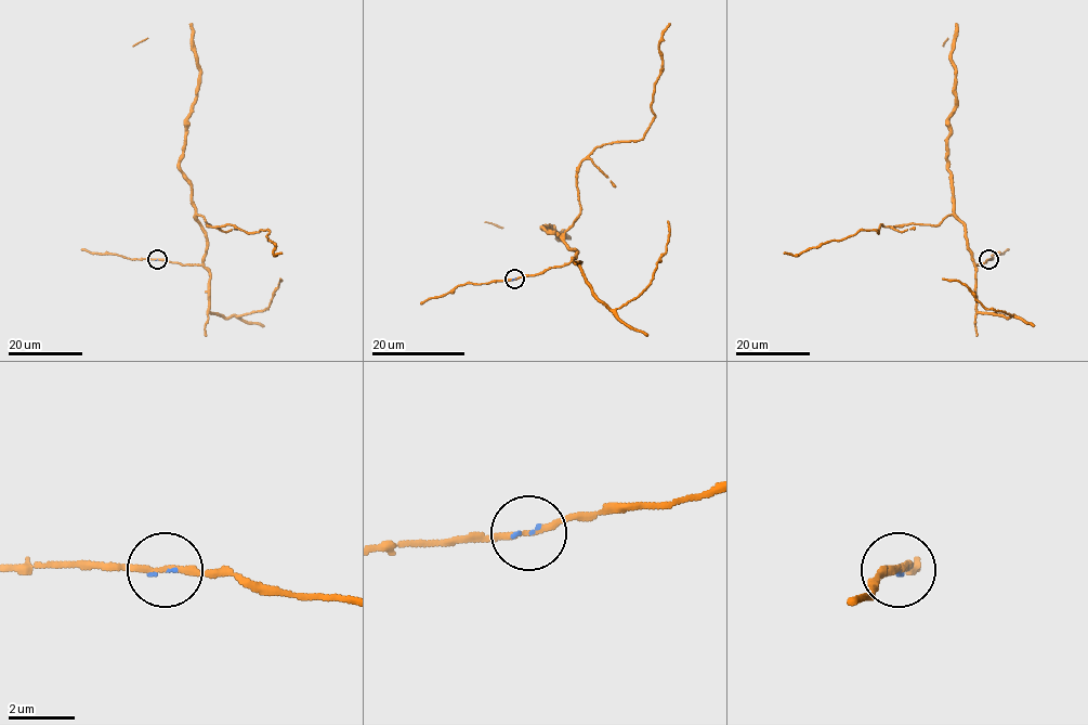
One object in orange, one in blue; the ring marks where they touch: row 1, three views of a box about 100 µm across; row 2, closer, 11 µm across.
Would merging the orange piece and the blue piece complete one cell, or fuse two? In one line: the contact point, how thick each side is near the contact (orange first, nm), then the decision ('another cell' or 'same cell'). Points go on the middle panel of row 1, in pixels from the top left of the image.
at (514, 279); 170 nm thick on the orange side, 80 nm on the other; same cell

